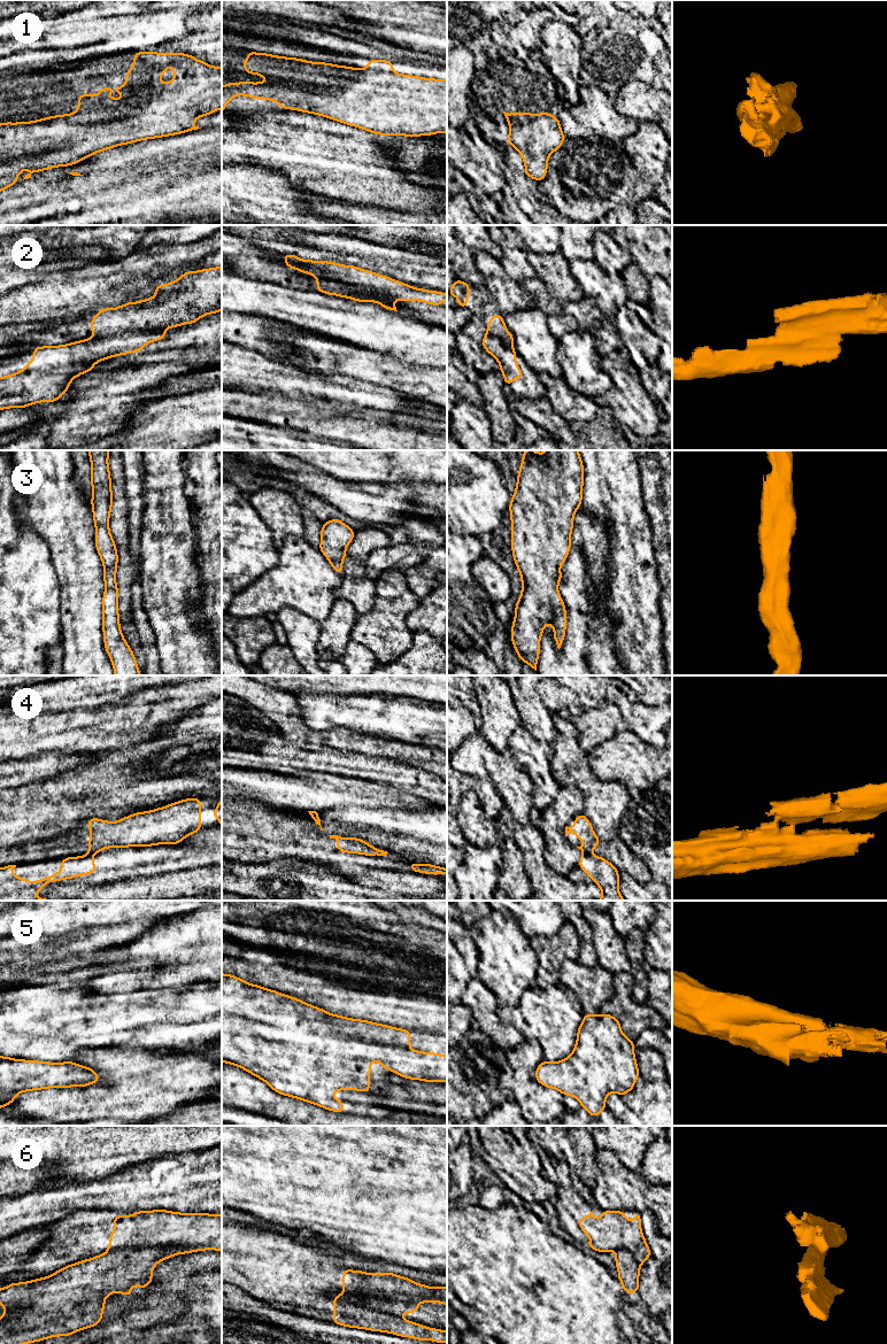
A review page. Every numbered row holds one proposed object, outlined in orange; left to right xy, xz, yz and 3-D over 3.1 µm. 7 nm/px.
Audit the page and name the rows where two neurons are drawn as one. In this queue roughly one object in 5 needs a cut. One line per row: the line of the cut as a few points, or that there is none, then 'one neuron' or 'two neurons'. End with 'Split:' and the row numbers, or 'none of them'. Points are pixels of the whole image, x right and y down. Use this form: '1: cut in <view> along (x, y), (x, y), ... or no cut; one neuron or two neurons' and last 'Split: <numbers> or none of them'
1: no cut; one neuron
2: cut in xz along (317, 277), (332, 278), (347, 284), (354, 291), (391, 299); two neurons
3: no cut; one neuron
4: cut in yz along (584, 852), (589, 855); two neurons
5: no cut; one neuron
6: cut in xy along (108, 1250), (180, 1248), (192, 1251); two neurons
Split: 2, 4, 6

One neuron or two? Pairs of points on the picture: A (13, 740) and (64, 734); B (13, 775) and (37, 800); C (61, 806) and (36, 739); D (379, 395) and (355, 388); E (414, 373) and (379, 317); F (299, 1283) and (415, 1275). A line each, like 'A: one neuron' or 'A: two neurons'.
A: one neuron
B: two neurons
C: two neurons
D: one neuron
E: two neurons
F: one neuron

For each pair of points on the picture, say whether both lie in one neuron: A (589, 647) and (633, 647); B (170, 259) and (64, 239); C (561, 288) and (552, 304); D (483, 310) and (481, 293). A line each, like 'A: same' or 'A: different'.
A: different
B: different
C: different
D: same

